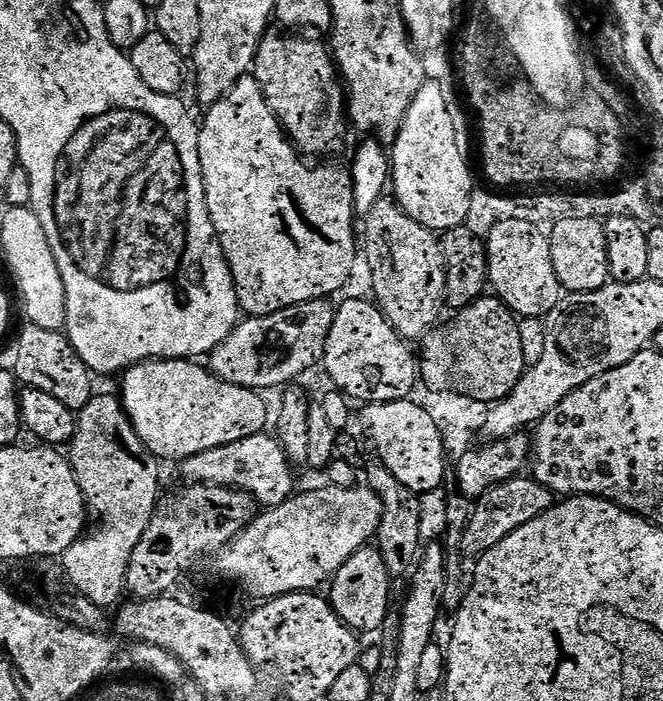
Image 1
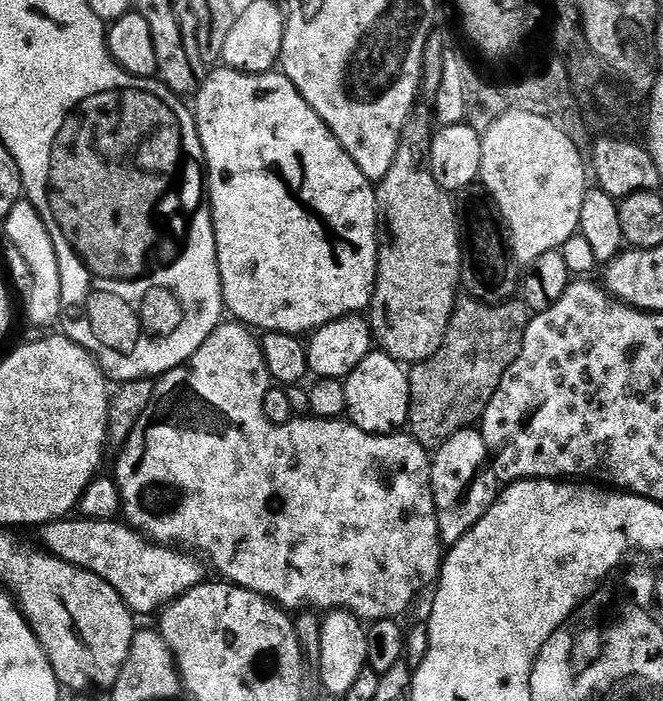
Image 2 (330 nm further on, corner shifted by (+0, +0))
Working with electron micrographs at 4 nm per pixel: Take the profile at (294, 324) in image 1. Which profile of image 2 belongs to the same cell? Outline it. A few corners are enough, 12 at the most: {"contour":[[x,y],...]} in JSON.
{"contour":[[253,329],[159,377],[128,527],[395,620],[446,555],[410,434],[272,424]]}

